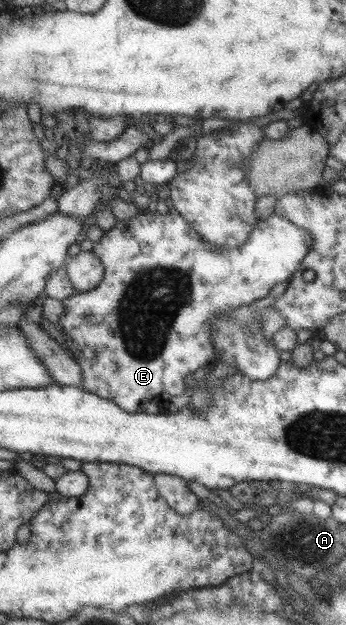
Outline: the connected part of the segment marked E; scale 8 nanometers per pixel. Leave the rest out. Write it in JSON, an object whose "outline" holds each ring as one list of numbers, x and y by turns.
{"outline":[[174,207,169,209,167,214,160,214,153,208,142,210,137,216,133,216,129,220,117,221,115,223,115,236,113,236,113,228,104,232,104,235,98,242,94,242,92,250,103,263,104,277,103,280,91,291,87,293,75,293,69,298,61,301,64,311,59,316,59,324,65,333,65,344,71,352,74,352,74,359,80,364,82,372,82,381,80,386,87,392,92,392,112,400,117,406,131,413,140,413,144,411,144,404,151,401,169,400,171,396,179,396,185,394,186,375,191,375,195,370,206,364,214,365,216,360,216,348,213,345,212,322,216,319,218,312,224,312,224,316,228,316,232,310,251,305,255,300,261,300,270,294,271,289,283,281,290,280,295,269,299,268,300,260,311,250,313,246,312,234,303,227,297,226,287,217,283,218,273,213,267,218,260,218,253,225,253,230,249,233,247,240,234,247,224,247,211,244,203,237,195,232,195,229,179,214]]}

